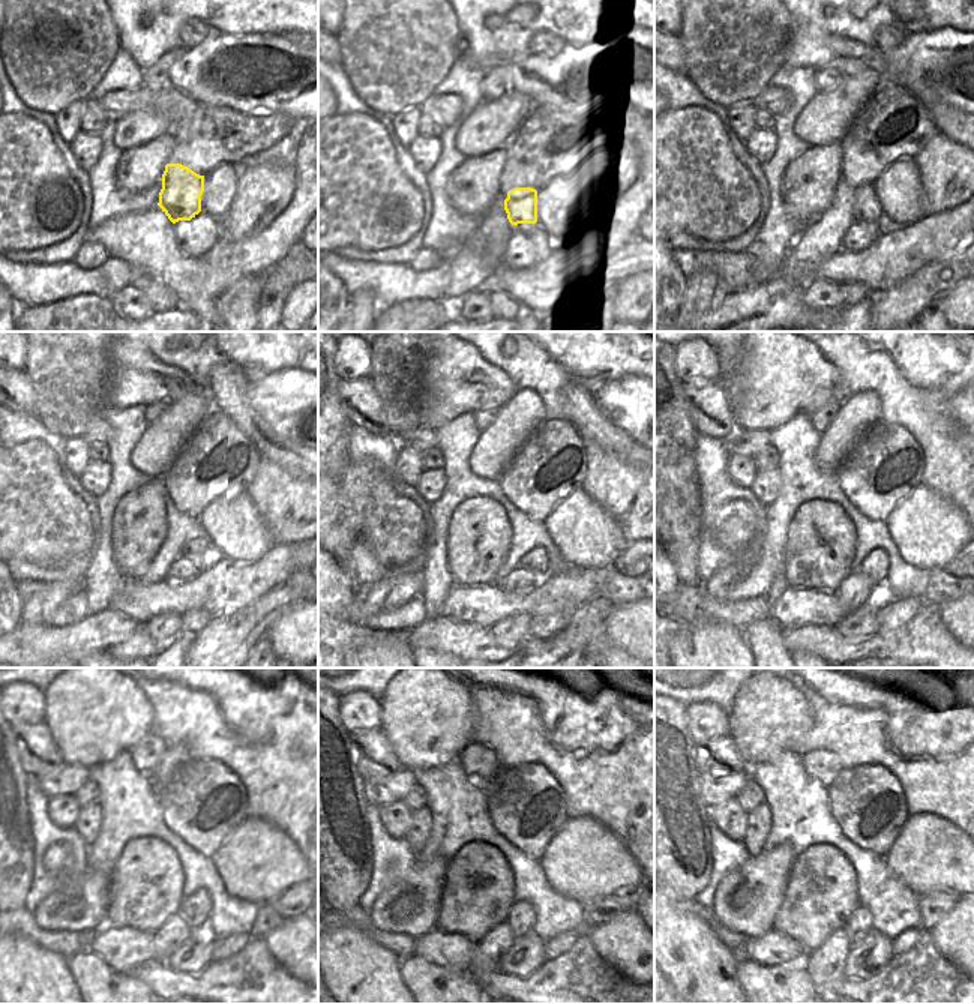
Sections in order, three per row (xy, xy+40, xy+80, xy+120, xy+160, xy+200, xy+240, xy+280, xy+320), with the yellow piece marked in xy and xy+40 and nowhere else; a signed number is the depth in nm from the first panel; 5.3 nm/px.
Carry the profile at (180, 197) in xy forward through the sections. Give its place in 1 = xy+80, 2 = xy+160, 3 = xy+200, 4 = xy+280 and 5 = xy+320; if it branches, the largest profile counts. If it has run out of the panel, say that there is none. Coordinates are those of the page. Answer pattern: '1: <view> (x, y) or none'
1: xy+80 (866, 209)
2: xy+160 (536, 560)
3: xy+200 (874, 566)
4: xy+280 (521, 919)
5: xy+320 (860, 920)

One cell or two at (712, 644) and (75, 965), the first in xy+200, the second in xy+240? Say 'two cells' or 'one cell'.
two cells

